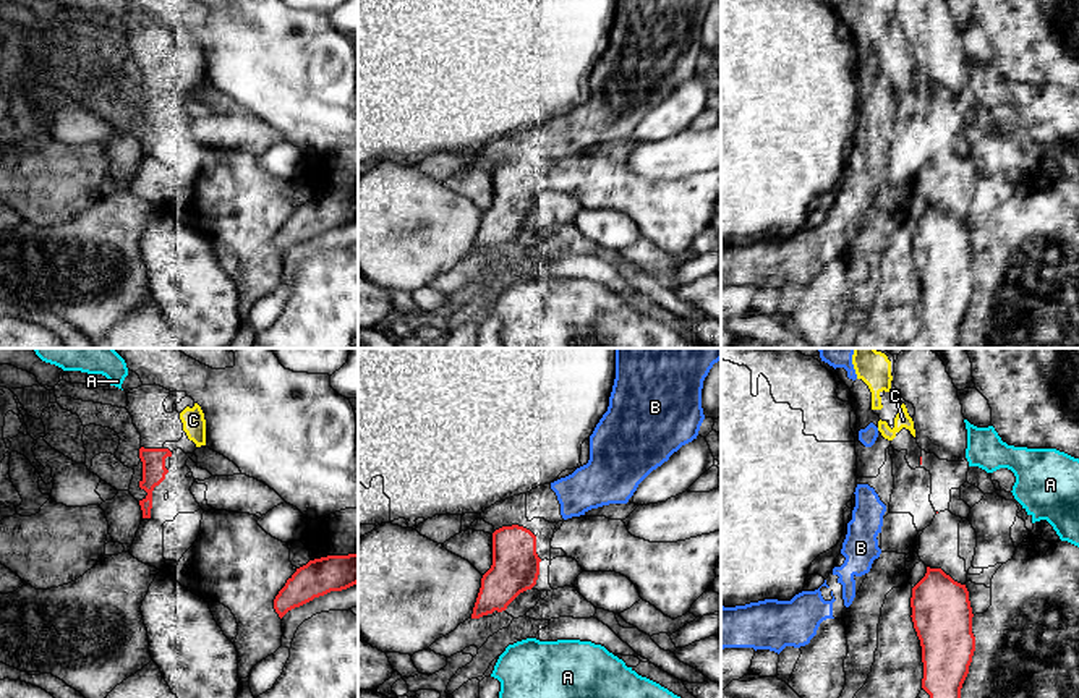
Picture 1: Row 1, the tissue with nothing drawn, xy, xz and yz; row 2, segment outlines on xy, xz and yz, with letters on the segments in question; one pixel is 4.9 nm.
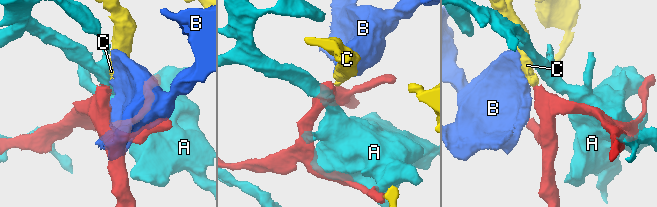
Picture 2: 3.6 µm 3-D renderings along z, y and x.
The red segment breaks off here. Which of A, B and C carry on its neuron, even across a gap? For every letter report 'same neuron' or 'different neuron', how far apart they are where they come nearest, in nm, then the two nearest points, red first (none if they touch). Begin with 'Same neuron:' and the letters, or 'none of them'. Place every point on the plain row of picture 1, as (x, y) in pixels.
Same neuron: C
A: different neuron | 170 nm | xz (501, 248), (517, 279)
B: different neuron | 170 nm | xz (535, 174), (562, 154)
C: same neuron | 110 nm | yz (921, 94), (914, 73)

